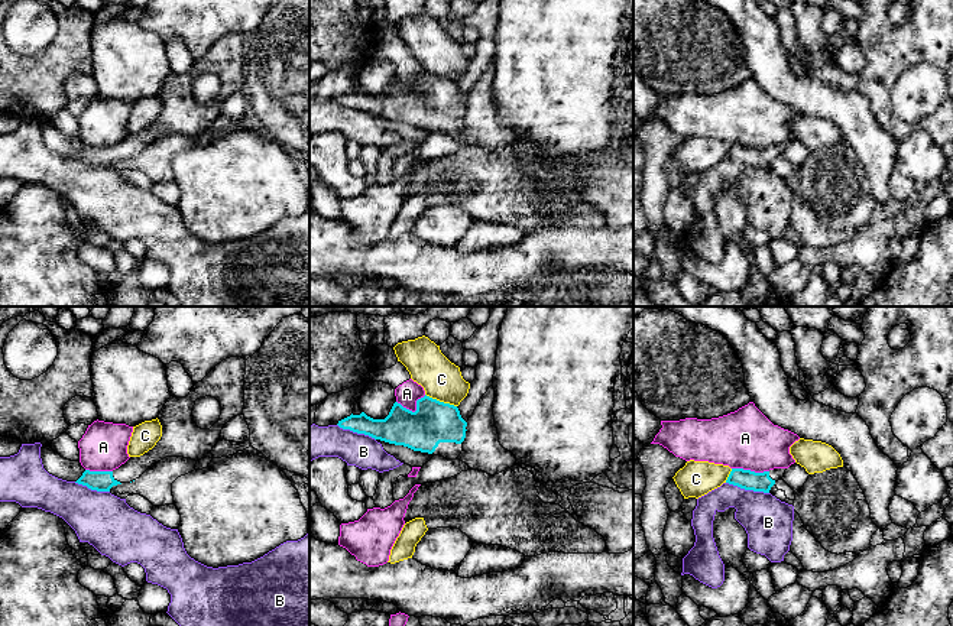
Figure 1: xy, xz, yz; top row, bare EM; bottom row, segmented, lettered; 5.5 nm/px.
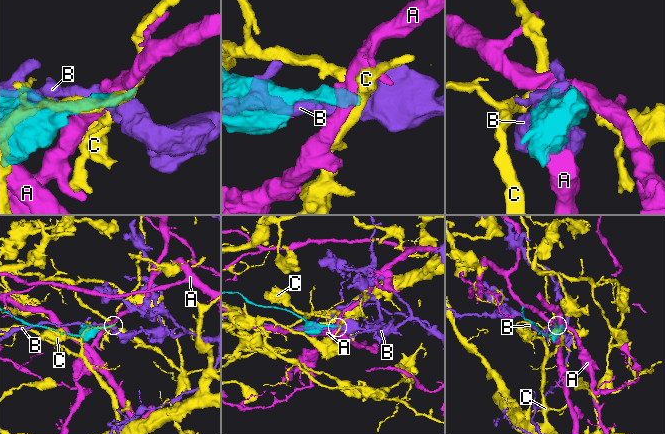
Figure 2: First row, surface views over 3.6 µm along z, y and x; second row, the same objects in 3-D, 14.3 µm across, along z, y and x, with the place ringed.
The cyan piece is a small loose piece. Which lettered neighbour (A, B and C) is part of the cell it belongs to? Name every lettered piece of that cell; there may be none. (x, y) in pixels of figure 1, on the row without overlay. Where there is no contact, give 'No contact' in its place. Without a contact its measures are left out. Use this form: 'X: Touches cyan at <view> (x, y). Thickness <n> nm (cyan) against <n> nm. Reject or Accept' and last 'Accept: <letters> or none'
A: Touches cyan at xz (415, 87). Thickness 240 nm (cyan) against 130 nm. Reject
B: Touches cyan at yz (748, 165). Thickness 110 nm (cyan) against 280 nm. Reject
C: Touches cyan at xz (441, 78). Thickness 240 nm (cyan) against 220 nm. Reject
Accept: none

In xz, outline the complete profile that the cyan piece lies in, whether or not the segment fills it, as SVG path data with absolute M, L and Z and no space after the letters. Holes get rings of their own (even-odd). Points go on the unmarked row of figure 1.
M430 72L416 77L412 88L395 78L385 95L373 95L364 88L350 91L337 100L343 106L369 111L414 127L456 136L463 127L467 98L457 82Z

